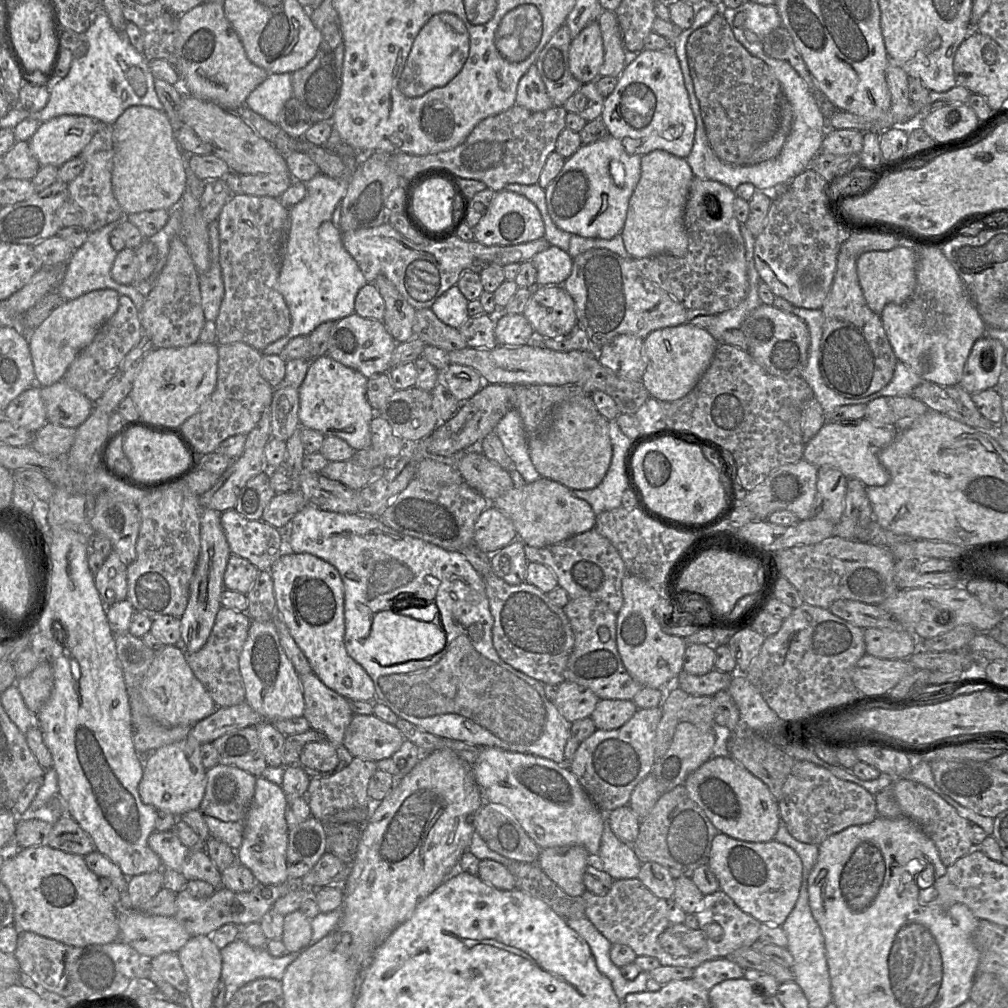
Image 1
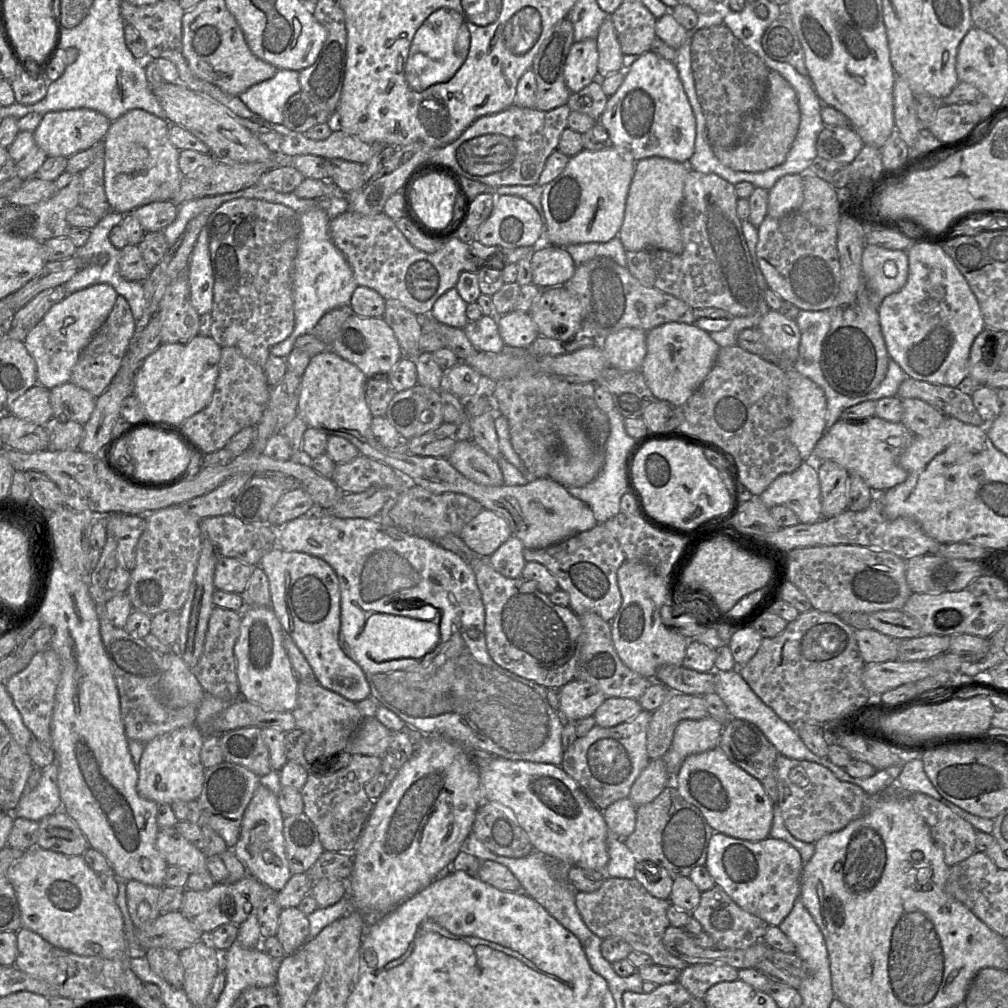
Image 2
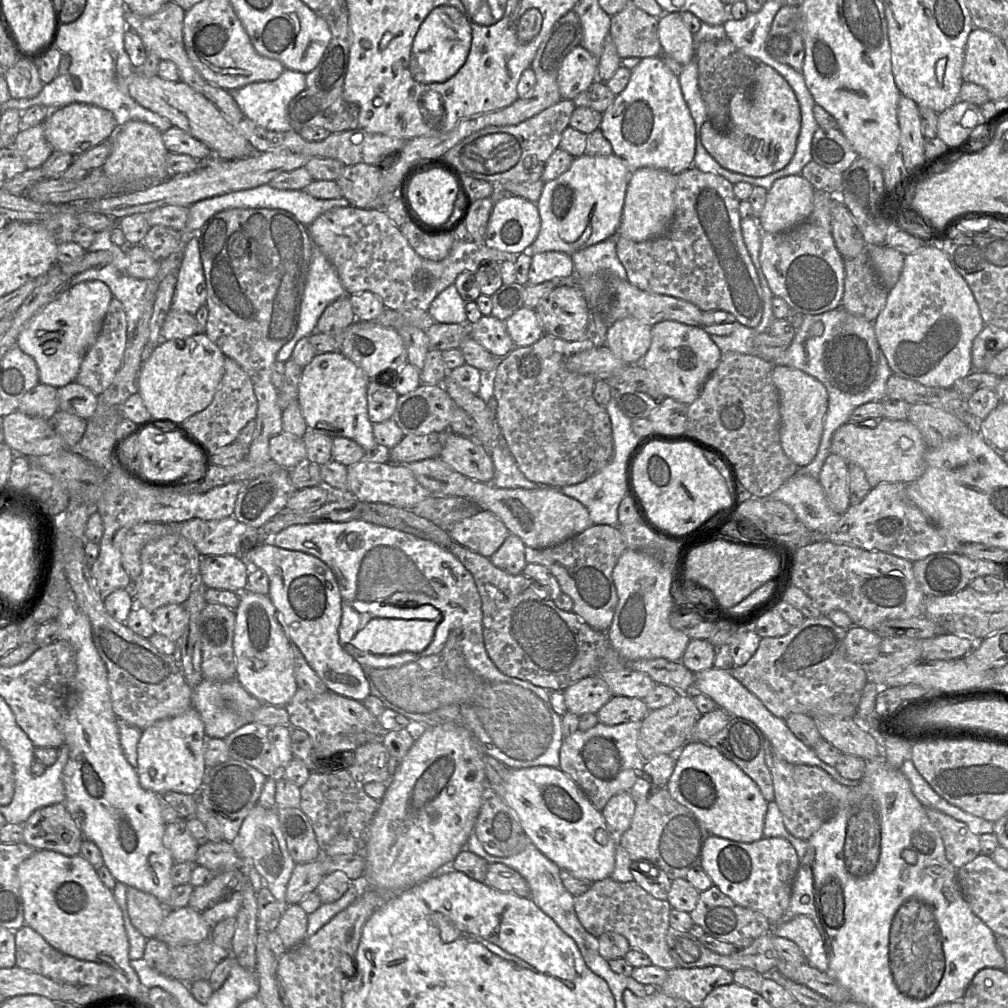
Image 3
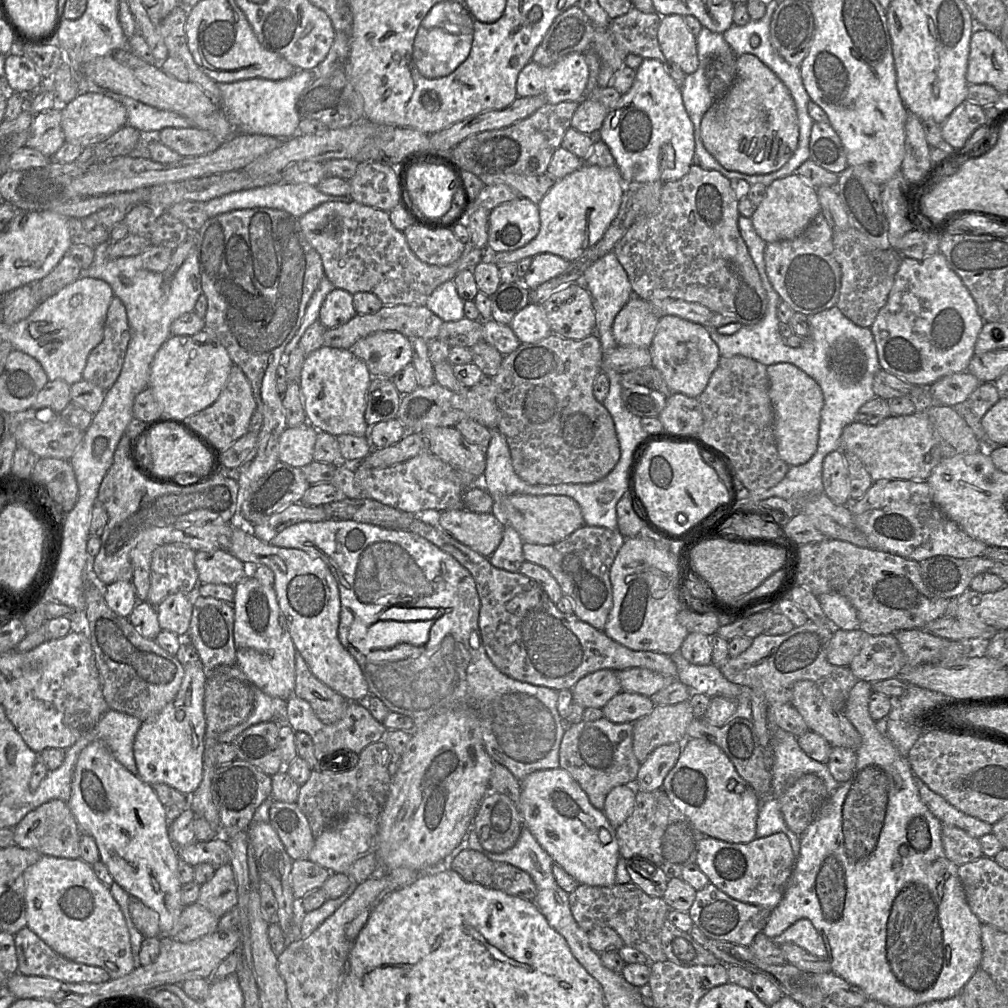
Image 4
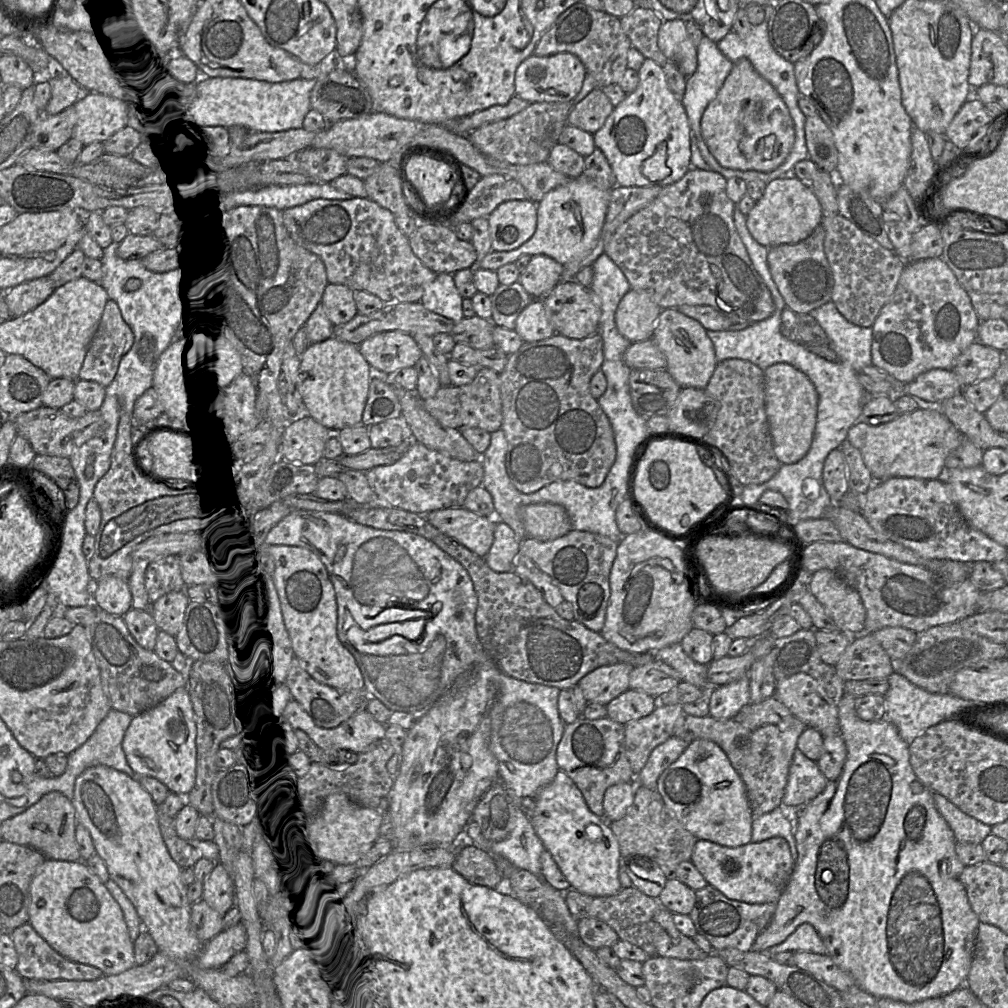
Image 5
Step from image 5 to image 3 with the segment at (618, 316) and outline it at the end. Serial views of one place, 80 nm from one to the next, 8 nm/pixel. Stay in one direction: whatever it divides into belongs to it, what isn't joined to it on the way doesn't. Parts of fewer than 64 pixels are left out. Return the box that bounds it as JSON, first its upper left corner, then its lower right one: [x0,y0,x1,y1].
[605,317,651,365]

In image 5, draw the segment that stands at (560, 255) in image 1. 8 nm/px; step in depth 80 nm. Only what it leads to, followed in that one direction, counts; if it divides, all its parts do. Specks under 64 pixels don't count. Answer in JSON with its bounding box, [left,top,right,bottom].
[519,255,564,299]

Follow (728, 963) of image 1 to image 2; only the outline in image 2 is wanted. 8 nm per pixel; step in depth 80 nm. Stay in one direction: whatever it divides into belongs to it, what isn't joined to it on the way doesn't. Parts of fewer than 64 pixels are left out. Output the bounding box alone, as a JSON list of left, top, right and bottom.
[678,964,739,999]

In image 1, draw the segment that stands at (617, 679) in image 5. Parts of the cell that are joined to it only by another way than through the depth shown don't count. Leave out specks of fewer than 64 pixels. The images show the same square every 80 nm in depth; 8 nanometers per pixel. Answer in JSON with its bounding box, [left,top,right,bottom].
[554,681,599,723]

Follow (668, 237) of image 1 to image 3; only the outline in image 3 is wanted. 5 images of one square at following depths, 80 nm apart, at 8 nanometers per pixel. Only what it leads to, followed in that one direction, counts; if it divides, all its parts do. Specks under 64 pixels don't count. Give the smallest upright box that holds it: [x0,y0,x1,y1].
[617,167,677,242]

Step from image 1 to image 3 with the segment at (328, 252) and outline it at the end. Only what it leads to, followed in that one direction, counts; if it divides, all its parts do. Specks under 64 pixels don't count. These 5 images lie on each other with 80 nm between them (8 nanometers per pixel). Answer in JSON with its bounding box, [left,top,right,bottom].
[277,246,346,363]

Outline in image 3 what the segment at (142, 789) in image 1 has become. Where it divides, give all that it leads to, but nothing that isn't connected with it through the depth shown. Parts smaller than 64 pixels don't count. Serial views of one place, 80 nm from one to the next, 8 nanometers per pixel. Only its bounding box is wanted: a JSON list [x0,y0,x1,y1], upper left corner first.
[137,706,207,796]

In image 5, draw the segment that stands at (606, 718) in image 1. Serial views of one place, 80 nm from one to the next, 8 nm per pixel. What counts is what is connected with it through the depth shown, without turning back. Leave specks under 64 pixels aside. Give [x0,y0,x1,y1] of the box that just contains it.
[606,689,658,725]

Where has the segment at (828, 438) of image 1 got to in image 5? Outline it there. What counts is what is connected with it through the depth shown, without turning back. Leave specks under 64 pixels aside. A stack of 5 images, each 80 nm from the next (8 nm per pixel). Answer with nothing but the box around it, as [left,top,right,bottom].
[846,407,962,482]

